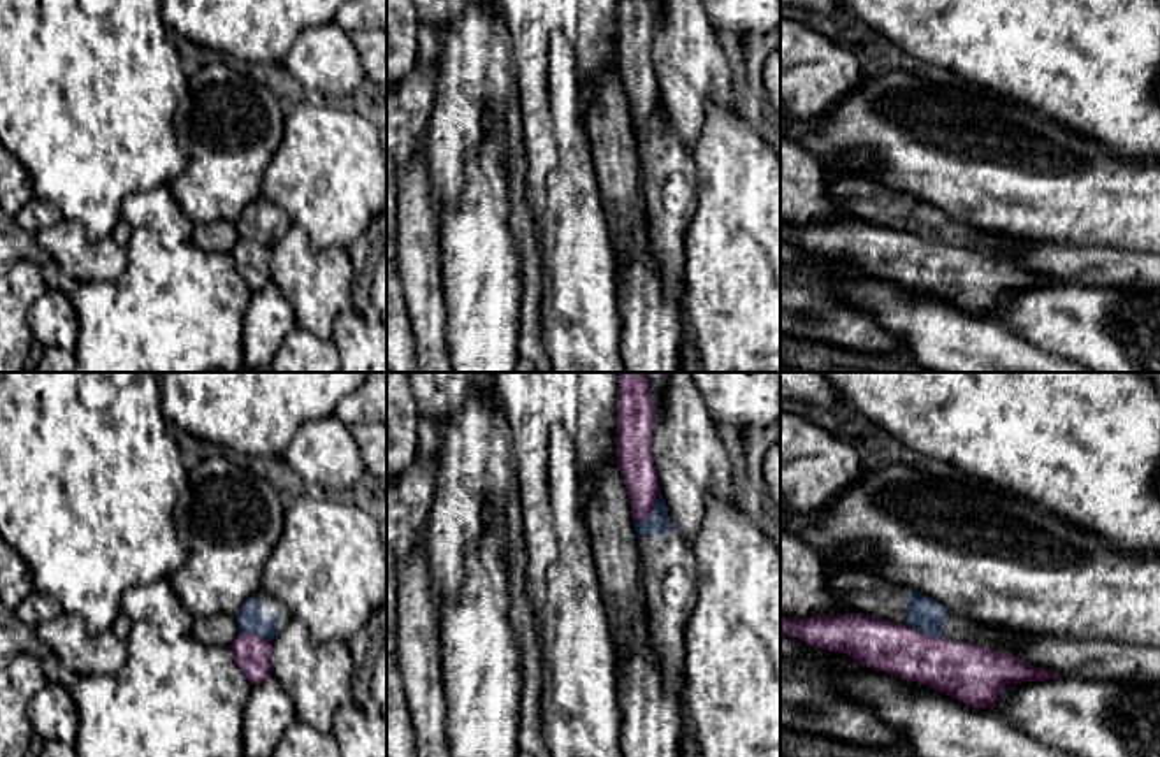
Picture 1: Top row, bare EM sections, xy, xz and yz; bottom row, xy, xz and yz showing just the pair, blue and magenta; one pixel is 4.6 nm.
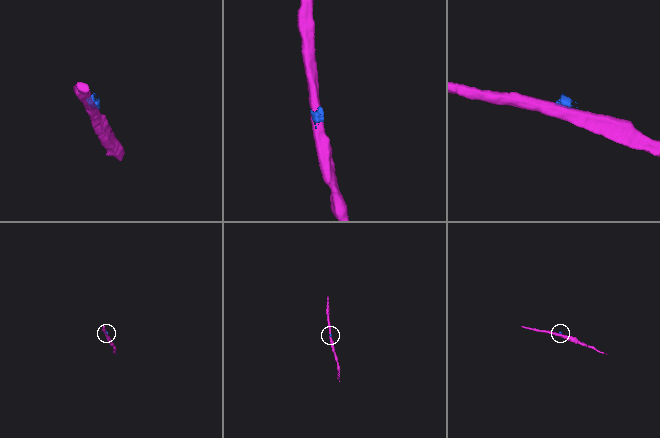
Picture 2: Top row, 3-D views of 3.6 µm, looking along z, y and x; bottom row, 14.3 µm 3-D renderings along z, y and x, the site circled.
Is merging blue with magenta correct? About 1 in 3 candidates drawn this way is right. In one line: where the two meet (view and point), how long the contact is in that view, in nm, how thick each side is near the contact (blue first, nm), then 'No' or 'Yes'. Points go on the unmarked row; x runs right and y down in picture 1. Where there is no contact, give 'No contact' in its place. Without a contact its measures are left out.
Touches blue at yz (923, 237). Shared border 200 nm. Thickness 160 nm (blue) against 260 nm. No

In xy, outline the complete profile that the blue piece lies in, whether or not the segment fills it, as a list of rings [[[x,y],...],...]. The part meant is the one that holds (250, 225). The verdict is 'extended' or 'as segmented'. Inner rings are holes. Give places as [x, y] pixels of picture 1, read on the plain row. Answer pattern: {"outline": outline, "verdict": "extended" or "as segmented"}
{"outline": [[[264,197],[248,204],[234,225],[239,239],[251,239],[269,248],[292,227],[288,216]]], "verdict": "extended"}

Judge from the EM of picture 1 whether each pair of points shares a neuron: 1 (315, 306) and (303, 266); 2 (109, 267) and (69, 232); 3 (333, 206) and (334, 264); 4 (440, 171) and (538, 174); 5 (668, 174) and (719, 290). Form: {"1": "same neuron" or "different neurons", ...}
{"1": "same neuron", "2": "same neuron", "3": "different neurons", "4": "different neurons", "5": "different neurons"}

